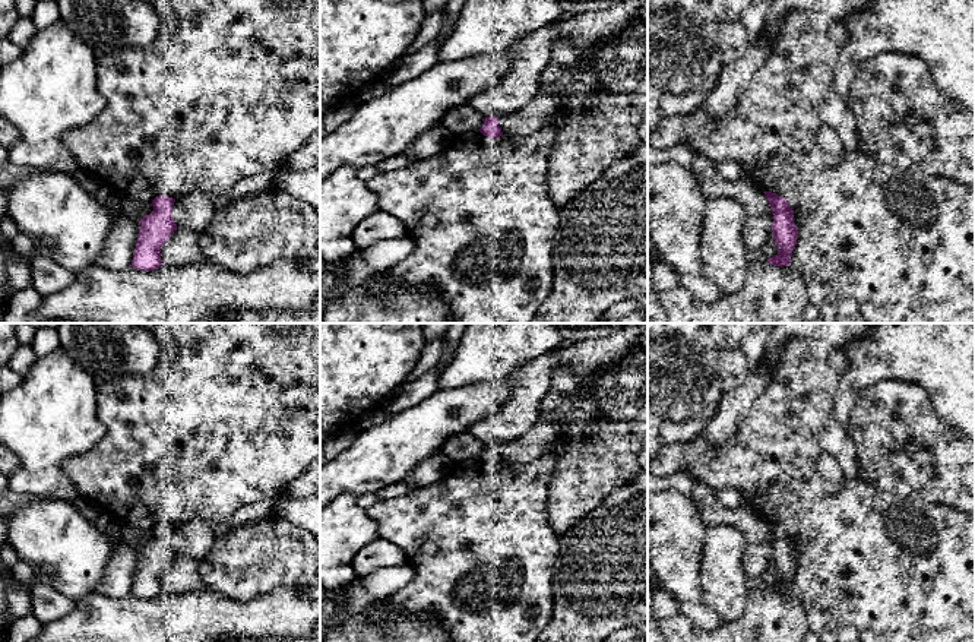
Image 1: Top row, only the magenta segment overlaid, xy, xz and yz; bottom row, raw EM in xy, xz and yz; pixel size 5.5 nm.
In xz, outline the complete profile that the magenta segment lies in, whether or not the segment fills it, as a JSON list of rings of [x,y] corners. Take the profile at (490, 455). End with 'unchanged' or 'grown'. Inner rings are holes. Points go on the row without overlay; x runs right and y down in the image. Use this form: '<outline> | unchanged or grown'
[[[539,417],[523,436],[501,445],[485,445],[479,459],[487,465],[500,465],[503,462],[512,465],[531,464],[550,450],[557,436],[557,421]]] | grown

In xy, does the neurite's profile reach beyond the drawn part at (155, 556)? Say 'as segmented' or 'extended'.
extended

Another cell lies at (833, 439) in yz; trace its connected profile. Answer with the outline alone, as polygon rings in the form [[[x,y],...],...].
[[[832,417],[820,430],[817,439],[822,452],[832,455],[839,464],[843,478],[864,480],[858,450],[843,424]]]

